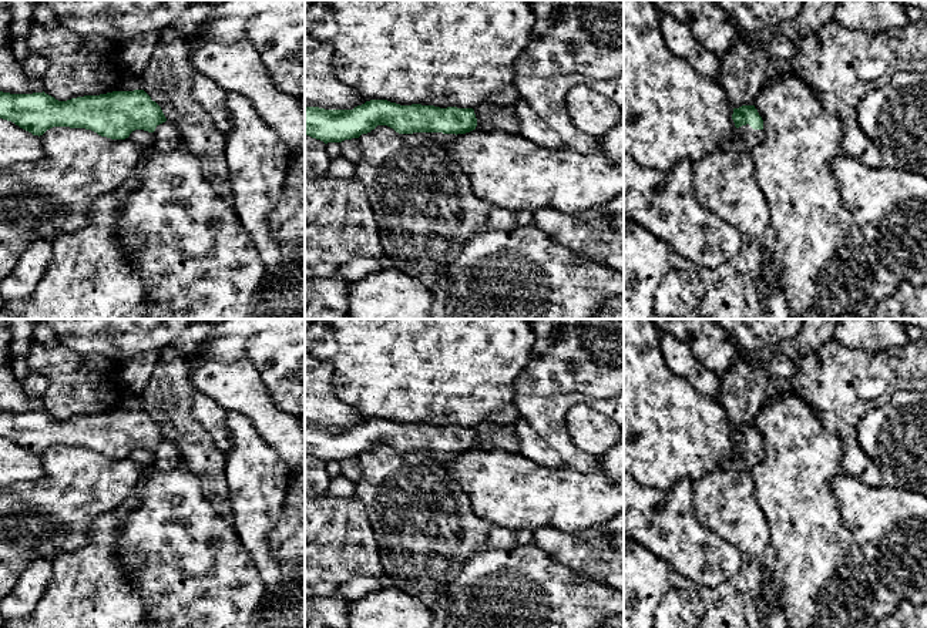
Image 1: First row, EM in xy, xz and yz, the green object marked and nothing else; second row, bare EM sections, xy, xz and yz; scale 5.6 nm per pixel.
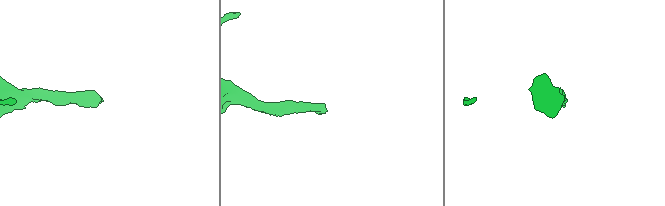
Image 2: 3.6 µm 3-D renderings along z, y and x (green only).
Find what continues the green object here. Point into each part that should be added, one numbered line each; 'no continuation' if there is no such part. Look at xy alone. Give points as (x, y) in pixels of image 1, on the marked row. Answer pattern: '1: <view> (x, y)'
1: xy (167, 138)

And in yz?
1: yz (745, 138)

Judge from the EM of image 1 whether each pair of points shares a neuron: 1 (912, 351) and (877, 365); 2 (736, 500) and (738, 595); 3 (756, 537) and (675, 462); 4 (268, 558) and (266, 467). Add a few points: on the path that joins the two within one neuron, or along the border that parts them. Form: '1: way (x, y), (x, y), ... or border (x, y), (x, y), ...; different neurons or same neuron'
1: way (904, 359), (899, 365), (886, 365); same neuron
2: way (744, 524), (751, 536), (751, 571); same neuron
3: border (718, 467), (692, 483); different neurons
4: way (259, 536), (259, 490); same neuron

